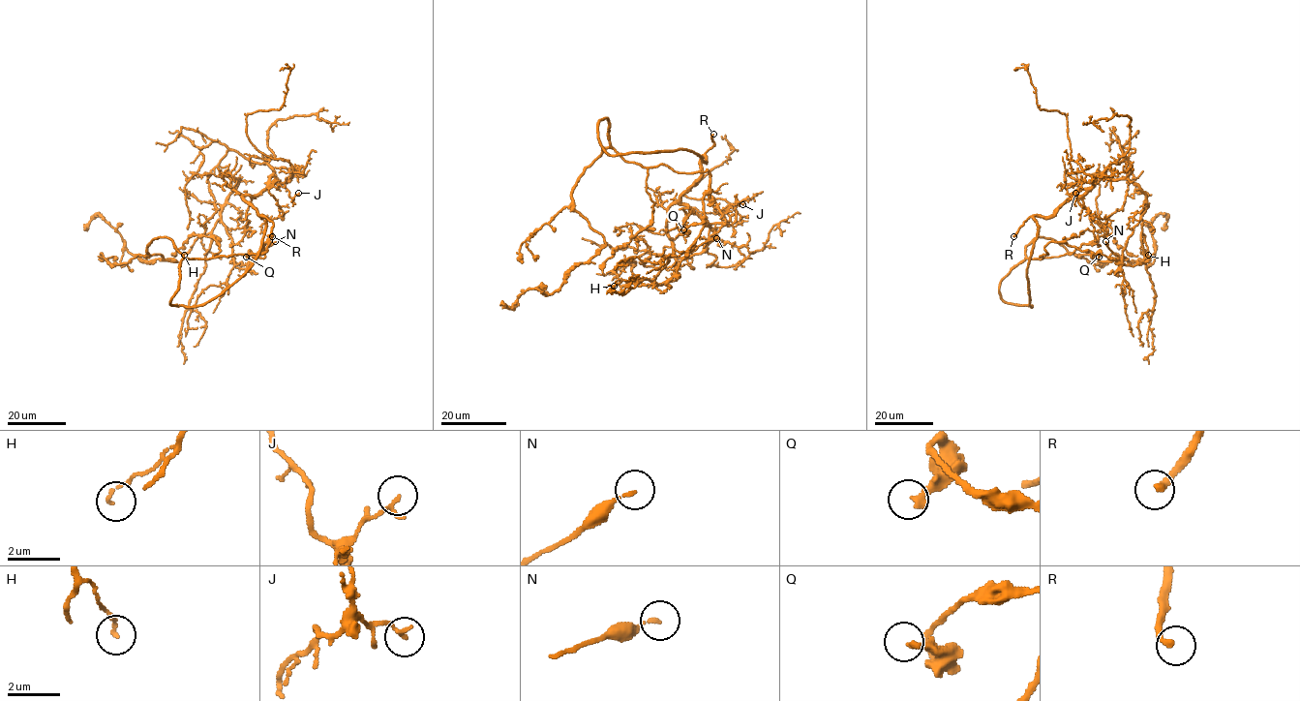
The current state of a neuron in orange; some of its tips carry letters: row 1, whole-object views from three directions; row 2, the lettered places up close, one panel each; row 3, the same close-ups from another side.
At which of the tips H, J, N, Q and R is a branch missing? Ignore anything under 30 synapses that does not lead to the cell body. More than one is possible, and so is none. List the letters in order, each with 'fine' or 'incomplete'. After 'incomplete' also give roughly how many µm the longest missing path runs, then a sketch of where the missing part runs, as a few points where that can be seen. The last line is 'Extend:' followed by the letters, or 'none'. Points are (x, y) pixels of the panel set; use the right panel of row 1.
H: fine
J: fine
N: fine
Q: fine
R: incomplete; about 70 µm are missing; missing branch runs (1013, 236), (1001, 242), (968, 247), (932, 243), (921, 232), (897, 191)
Extend: R

